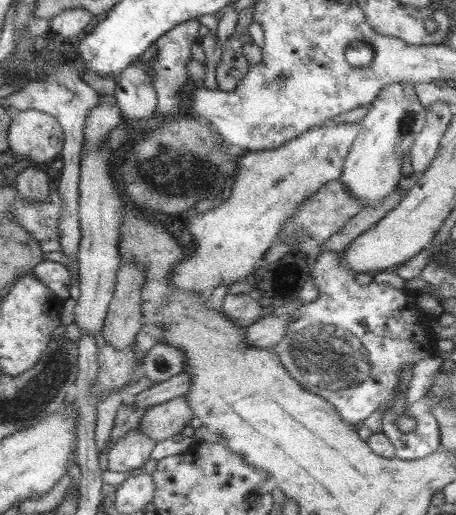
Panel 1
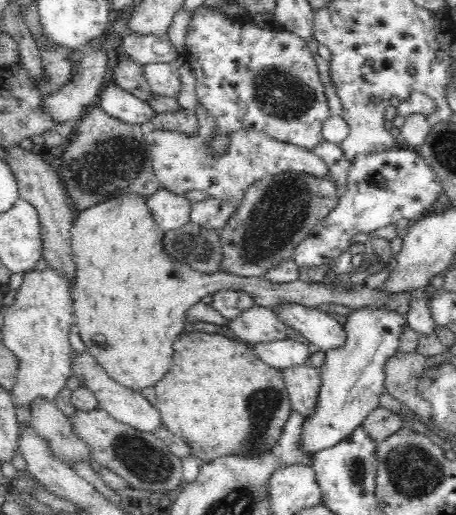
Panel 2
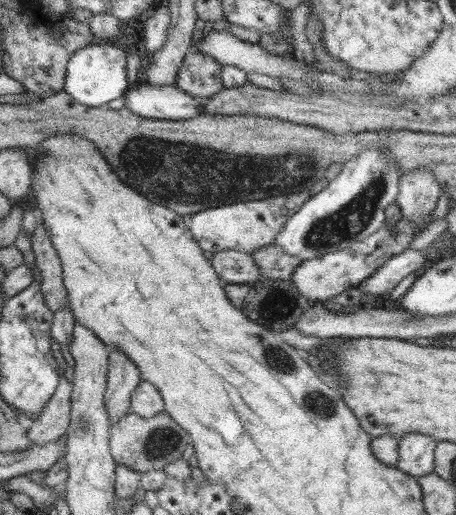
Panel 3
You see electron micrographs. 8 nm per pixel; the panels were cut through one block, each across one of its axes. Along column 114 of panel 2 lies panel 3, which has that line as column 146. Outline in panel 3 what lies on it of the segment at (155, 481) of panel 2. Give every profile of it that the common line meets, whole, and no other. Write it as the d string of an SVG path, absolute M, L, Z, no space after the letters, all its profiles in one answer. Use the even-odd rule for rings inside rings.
M165 410L149 418L127 412L119 422L111 424L109 428L109 452L115 464L123 464L139 474L147 470L163 470L169 462L181 458L187 444L191 444L189 434L179 424L175 424Z

